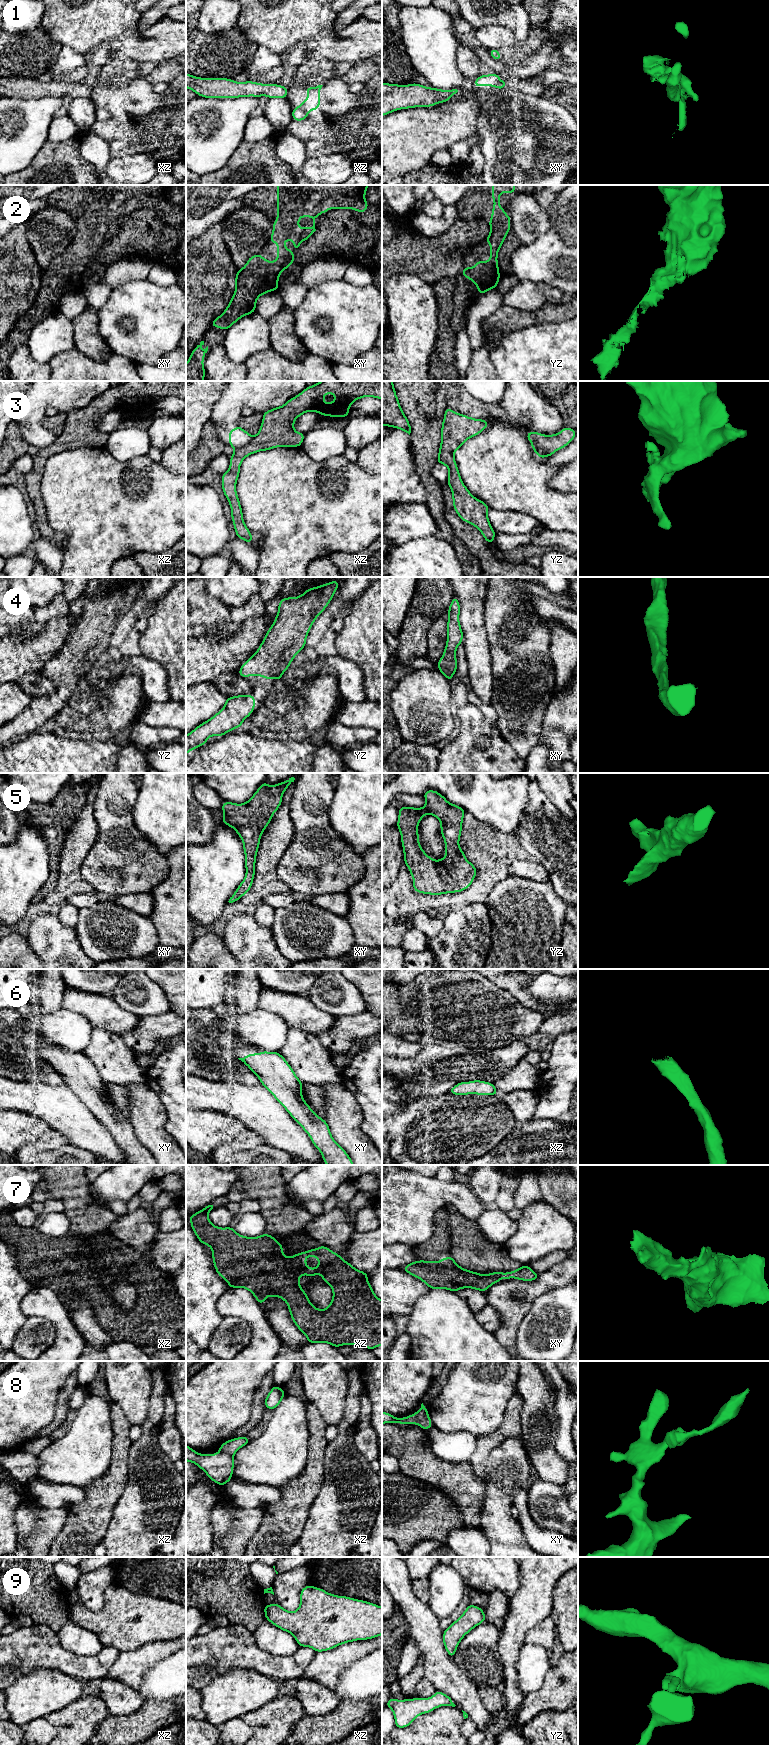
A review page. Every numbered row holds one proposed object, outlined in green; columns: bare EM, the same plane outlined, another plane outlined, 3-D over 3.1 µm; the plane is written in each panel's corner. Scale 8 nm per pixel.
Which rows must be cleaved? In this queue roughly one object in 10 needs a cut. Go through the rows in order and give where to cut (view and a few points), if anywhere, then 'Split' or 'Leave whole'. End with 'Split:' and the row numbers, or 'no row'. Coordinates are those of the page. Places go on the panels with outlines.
1: No split. Leave whole
2: No split. Leave whole
3: Split along xz (253, 436), (247, 444), (235, 450). Split
4: No split. Leave whole
5: No split. Leave whole
6: No split. Leave whole
7: No split. Leave whole
8: No split. Leave whole
9: No split. Leave whole
Split: 3

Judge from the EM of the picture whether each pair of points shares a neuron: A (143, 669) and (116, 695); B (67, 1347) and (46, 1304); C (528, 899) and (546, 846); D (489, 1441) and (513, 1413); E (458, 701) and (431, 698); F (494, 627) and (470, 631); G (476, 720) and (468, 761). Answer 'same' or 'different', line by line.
A: different
B: same
C: different
D: same
E: different
F: different
G: same

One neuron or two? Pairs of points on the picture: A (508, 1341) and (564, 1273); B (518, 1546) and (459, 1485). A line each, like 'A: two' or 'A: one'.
A: one
B: two

